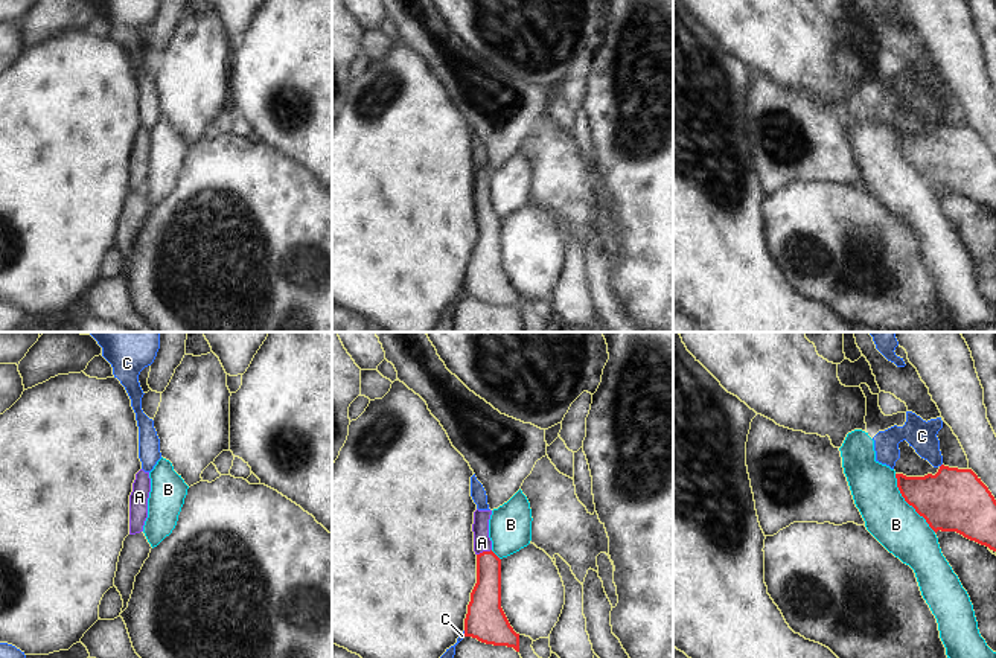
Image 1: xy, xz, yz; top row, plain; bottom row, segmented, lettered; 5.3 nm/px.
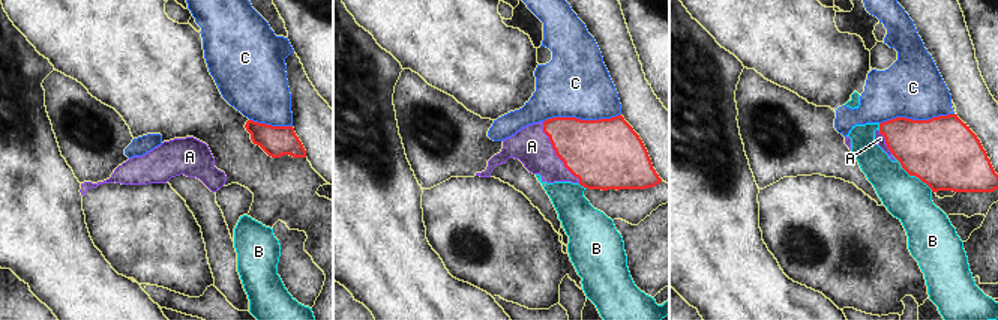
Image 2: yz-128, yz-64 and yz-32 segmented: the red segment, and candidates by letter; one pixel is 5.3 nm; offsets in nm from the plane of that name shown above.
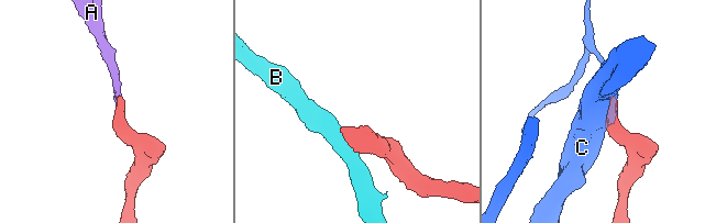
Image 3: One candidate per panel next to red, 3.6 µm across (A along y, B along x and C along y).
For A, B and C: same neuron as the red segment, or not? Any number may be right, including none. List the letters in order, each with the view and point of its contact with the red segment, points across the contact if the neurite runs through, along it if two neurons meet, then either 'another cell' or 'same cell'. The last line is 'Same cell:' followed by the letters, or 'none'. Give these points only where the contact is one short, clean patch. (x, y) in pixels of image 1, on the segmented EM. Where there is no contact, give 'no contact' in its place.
A: meets red in xz at (483, 552); runs through xz (486, 596), (483, 552), (482, 543); same cell
B: meets red in yz at (908, 503); border along yz (894, 474), (900, 495), (935, 532); another cell
C: meets red in xz at (465, 634); border along xz (463, 631), (465, 635); another cell
Same cell: A

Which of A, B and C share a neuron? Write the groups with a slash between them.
A / B / C

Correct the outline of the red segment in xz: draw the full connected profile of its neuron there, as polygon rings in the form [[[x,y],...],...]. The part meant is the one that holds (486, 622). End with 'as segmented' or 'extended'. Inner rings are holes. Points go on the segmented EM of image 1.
[[[492,510],[474,512],[474,551],[477,554],[477,583],[471,593],[464,618],[464,637],[519,652],[519,634],[510,626],[501,608],[501,559],[492,551],[489,519]]] | extended

